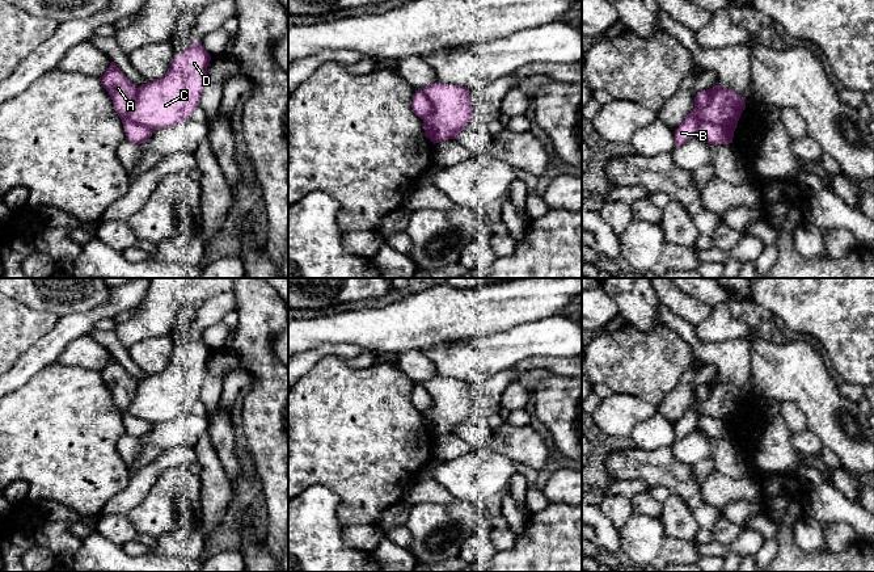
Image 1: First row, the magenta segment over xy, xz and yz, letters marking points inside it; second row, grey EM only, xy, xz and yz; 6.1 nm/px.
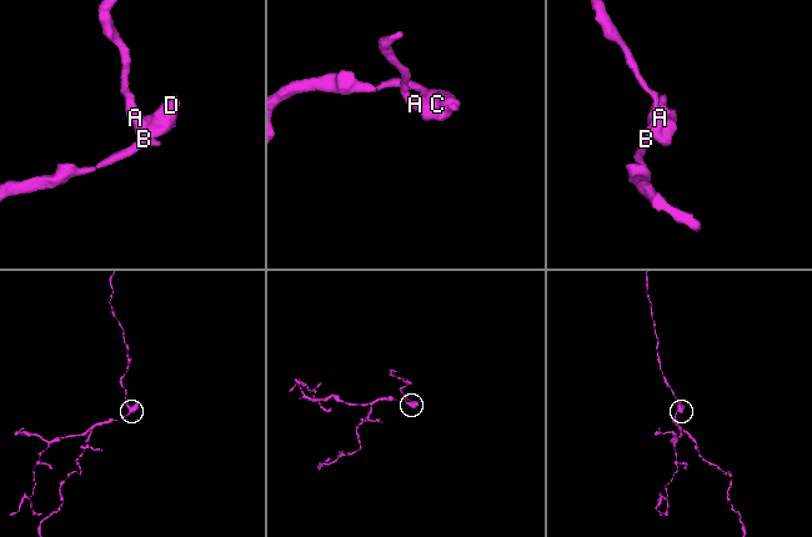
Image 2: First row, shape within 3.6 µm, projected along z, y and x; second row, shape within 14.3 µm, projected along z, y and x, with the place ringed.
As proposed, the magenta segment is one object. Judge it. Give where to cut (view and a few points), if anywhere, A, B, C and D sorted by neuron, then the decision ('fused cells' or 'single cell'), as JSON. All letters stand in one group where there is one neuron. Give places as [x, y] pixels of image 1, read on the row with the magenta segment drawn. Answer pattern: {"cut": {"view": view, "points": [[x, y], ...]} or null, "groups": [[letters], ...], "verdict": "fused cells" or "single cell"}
{"cut": {"view": "xy", "points": [[136, 88], [136, 96], [130, 108], [130, 118], [152, 130]]}, "groups": [["A"], ["B", "C", "D"]], "verdict": "fused cells"}

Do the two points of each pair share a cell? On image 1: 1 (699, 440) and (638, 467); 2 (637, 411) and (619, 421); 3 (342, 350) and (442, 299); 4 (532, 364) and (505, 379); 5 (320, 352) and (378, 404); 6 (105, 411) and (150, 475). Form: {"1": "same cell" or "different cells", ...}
{"1": "different cells", "2": "same cell", "3": "different cells", "4": "different cells", "5": "different cells", "6": "different cells"}

